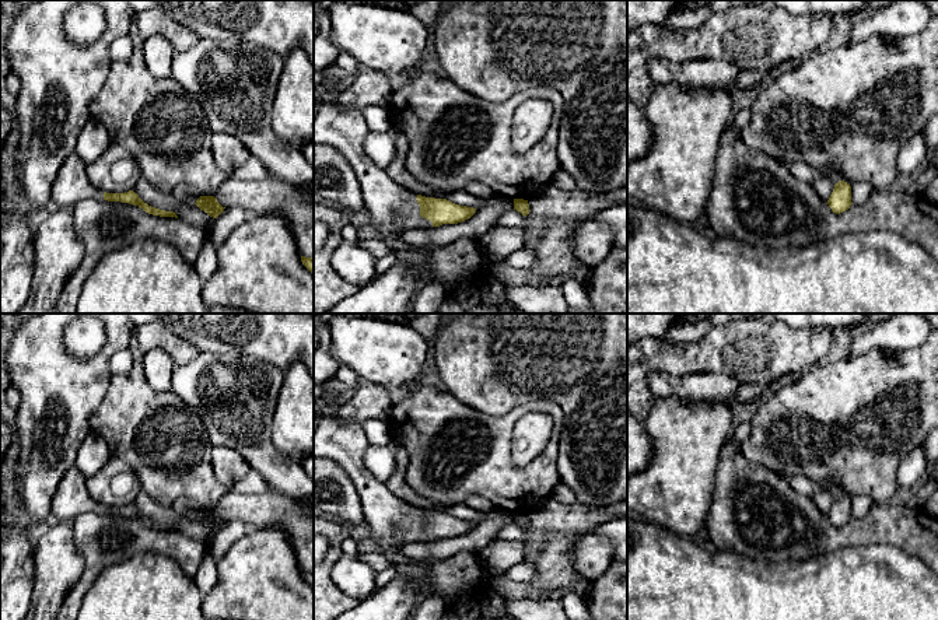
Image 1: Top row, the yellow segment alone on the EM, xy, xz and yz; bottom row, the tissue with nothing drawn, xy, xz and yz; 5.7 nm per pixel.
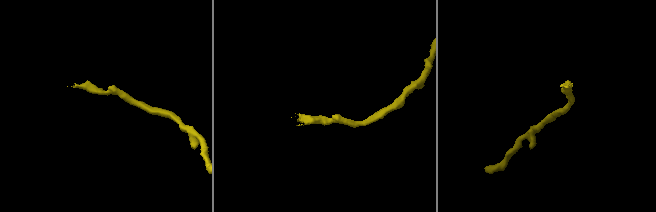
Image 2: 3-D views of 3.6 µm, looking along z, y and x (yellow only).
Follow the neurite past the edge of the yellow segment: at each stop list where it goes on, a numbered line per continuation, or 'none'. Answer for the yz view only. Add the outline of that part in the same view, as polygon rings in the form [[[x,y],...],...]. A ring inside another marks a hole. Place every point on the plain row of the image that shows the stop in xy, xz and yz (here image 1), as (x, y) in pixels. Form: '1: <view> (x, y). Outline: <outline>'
none

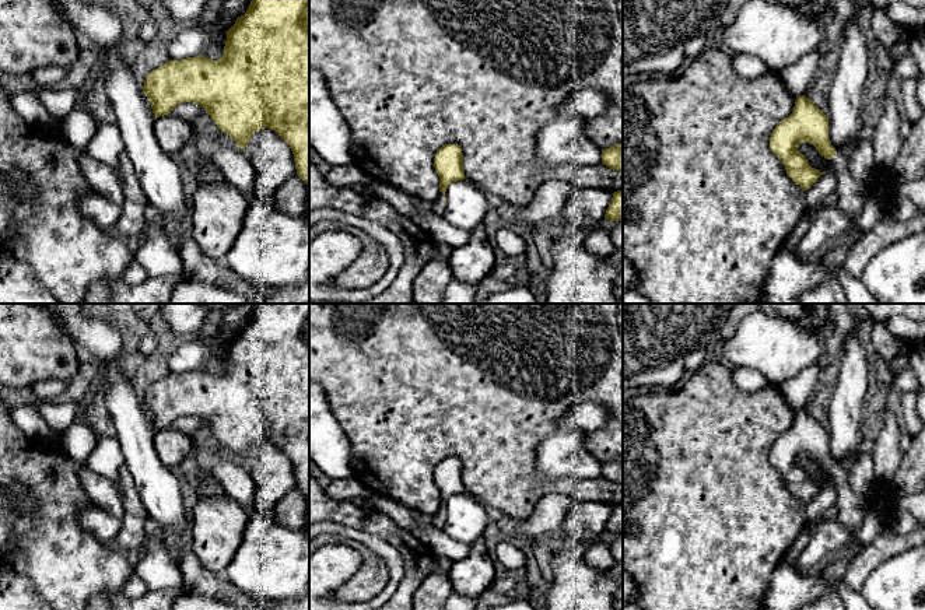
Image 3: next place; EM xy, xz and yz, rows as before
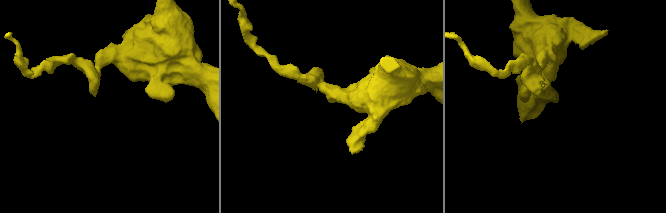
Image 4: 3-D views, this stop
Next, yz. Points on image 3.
1: yz (834, 533). Outline: [[[838,466],[827,477],[826,485],[833,485],[837,490],[837,515],[821,520],[813,530],[809,544],[793,564],[798,572],[806,572],[824,555],[844,551],[852,546],[852,532],[861,527],[865,516],[870,512],[866,495],[851,490],[847,473]]]

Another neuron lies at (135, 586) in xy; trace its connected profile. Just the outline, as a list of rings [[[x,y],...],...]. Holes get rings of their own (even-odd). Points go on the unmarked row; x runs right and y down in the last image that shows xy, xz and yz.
[[[136,574],[127,578],[122,595],[127,599],[139,599],[148,592],[147,583]]]

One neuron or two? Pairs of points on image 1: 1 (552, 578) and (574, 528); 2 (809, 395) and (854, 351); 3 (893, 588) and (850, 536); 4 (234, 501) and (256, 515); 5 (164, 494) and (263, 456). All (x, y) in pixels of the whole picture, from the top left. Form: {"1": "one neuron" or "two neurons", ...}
{"1": "one neuron", "2": "two neurons", "3": "two neurons", "4": "one neuron", "5": "two neurons"}

